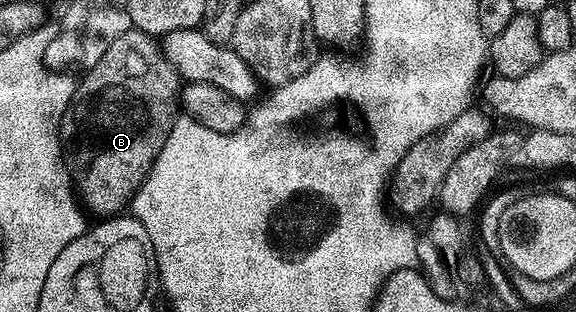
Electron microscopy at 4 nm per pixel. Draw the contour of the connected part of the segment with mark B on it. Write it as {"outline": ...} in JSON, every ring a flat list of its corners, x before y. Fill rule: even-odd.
{"outline":[[134,28,120,36,82,78,75,91,75,101,61,127,65,154,82,201,91,205,93,213,99,214,95,216,115,216,128,209,139,185,153,168,157,152,161,152,165,144,165,136,169,136,173,128,181,110,181,79,163,54,160,43,152,35]]}

